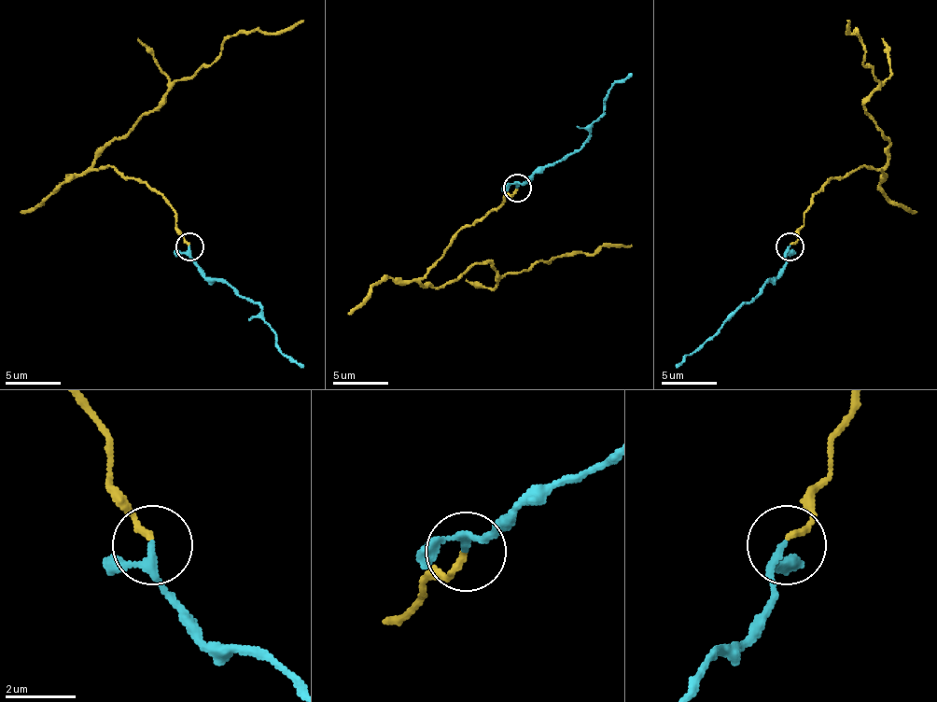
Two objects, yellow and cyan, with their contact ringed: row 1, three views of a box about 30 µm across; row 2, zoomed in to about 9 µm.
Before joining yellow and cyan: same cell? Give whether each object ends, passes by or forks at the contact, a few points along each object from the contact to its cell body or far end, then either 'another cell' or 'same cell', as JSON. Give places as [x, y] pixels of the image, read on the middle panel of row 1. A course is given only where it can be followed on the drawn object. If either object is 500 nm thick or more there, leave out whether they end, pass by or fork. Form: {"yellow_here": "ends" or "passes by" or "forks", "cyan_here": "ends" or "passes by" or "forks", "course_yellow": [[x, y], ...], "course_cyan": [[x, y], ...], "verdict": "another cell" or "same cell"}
{"yellow_here": "ends", "cyan_here": "passes by", "course_yellow": [[516, 189], [464, 227], [425, 286], [439, 288], [481, 263], [503, 274], [527, 272], [569, 252], [630, 244]], "course_cyan": [[516, 189], [519, 183], [536, 172], [558, 163], [589, 138], [589, 127], [603, 113], [606, 93], [630, 75]], "verdict": "same cell"}

